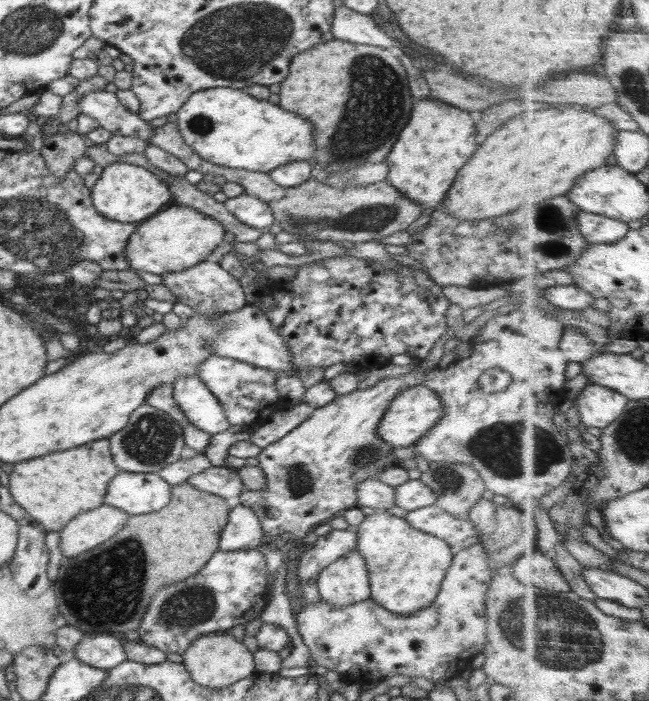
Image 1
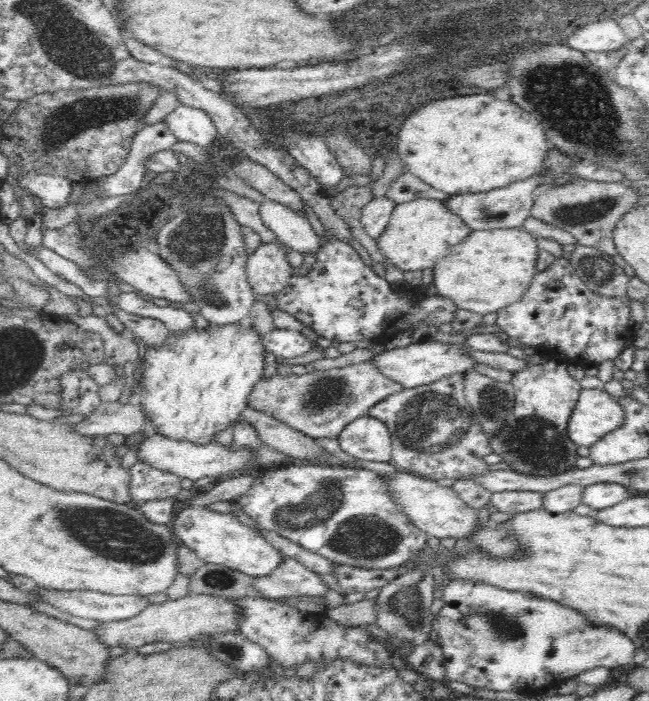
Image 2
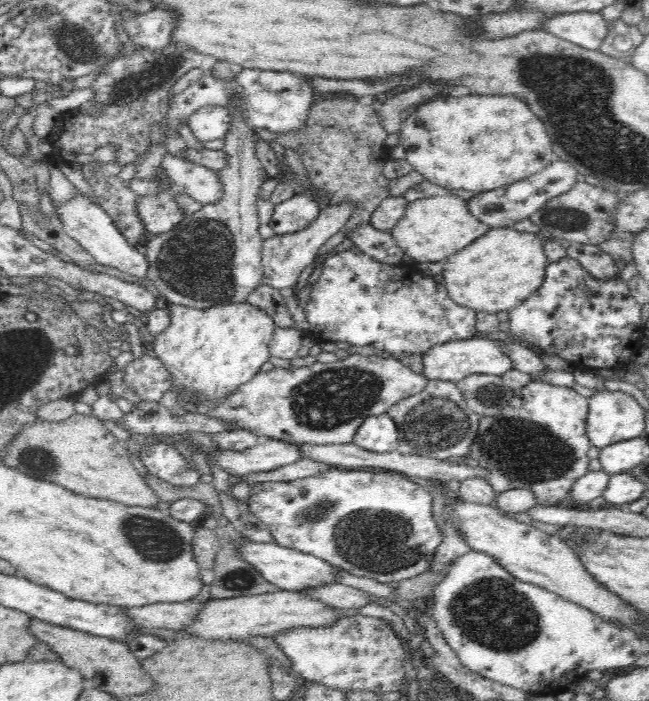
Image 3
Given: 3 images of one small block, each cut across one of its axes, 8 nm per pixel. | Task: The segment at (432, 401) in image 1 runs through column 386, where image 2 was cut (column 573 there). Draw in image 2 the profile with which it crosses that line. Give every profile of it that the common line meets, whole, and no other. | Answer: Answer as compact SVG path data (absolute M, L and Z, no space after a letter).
M583 388L570 415L567 436L578 446L592 446L625 419L622 405L603 388Z

